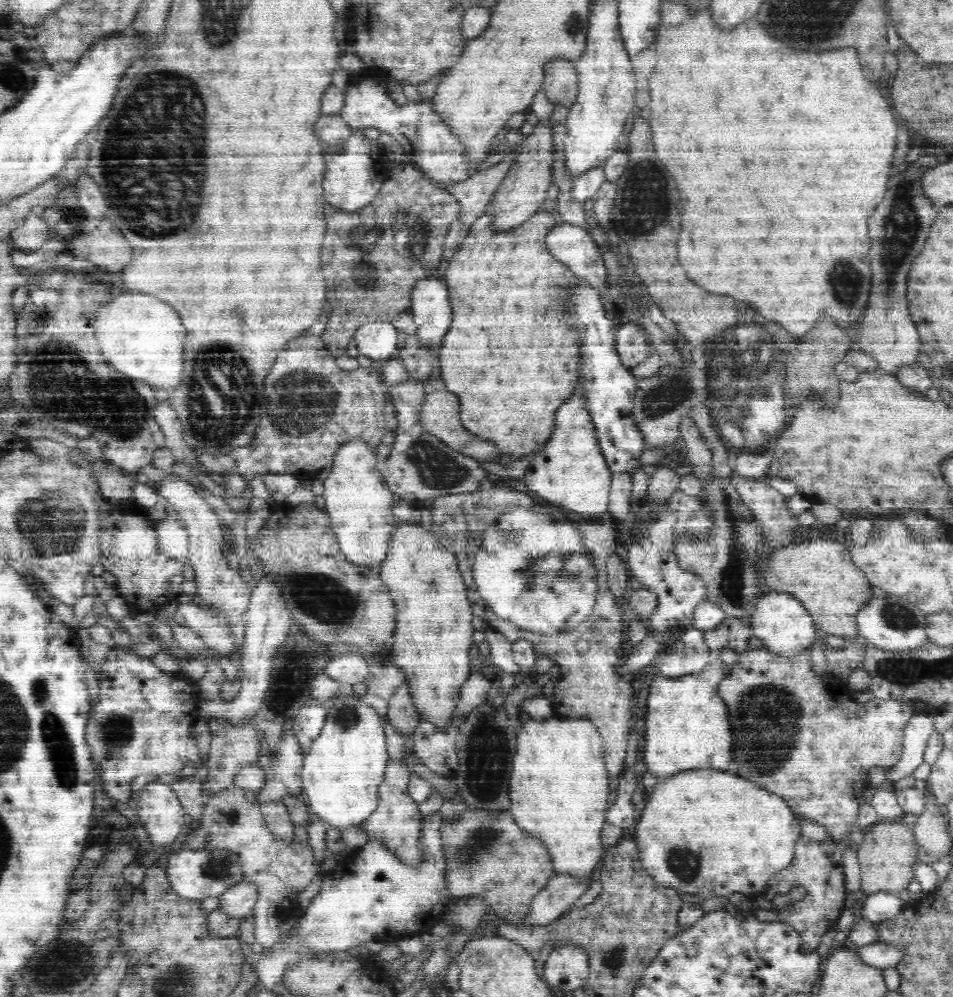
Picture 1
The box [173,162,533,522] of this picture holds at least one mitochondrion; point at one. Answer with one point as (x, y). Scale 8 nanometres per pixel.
(396, 241)

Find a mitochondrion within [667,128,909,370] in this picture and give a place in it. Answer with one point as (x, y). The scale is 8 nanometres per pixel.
(846, 290)

